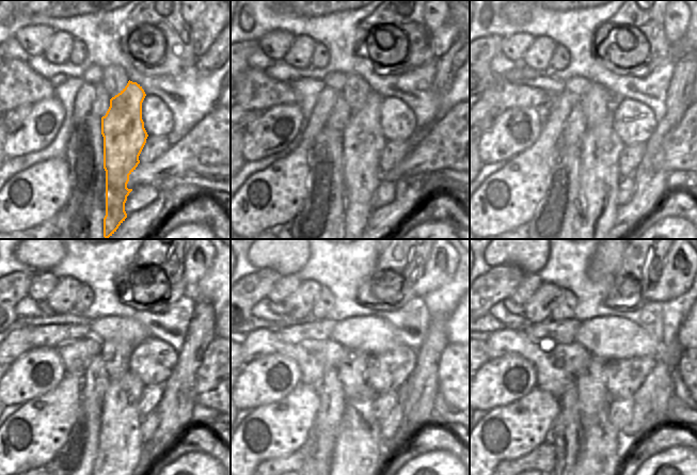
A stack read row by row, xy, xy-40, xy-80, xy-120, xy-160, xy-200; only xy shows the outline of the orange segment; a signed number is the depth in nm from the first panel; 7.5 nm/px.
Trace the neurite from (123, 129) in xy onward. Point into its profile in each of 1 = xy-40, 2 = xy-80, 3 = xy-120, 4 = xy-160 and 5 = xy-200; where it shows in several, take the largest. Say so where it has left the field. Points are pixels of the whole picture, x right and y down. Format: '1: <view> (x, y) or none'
1: xy-40 (363, 141)
2: xy-80 (599, 177)
3: xy-120 (120, 438)
4: xy-160 (359, 441)
5: xy-200 (601, 445)

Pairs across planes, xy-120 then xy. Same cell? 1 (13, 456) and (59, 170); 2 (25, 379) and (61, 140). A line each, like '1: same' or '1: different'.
1: same
2: different

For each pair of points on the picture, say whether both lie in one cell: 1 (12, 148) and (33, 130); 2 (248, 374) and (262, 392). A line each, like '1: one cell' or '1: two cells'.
1: one cell
2: one cell

